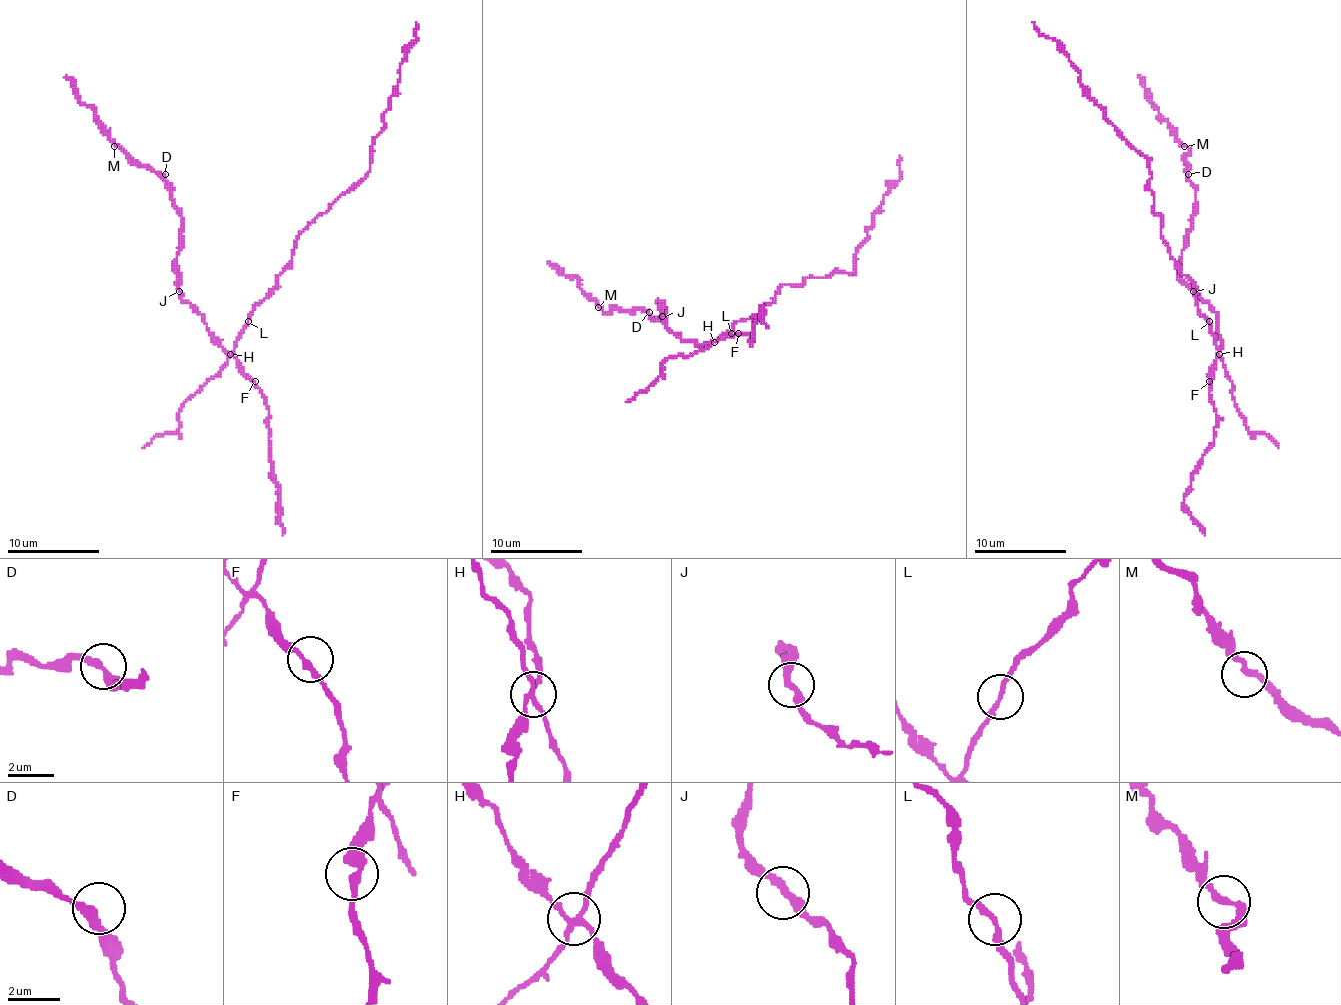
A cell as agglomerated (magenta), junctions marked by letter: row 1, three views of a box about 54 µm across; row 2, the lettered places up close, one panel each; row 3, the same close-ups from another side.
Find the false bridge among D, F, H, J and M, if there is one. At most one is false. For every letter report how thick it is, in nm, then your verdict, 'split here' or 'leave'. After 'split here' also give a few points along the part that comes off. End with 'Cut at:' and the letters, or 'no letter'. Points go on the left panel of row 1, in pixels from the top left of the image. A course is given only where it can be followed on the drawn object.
D: calibre 240 nm; leave
F: calibre 240 nm; leave
H: calibre 200 nm; split here; course (229, 353), (301, 234), (365, 176), (400, 63), (416, 40), (416, 22)
J: calibre 280 nm; leave
M: calibre 240 nm; leave
Cut at: H

